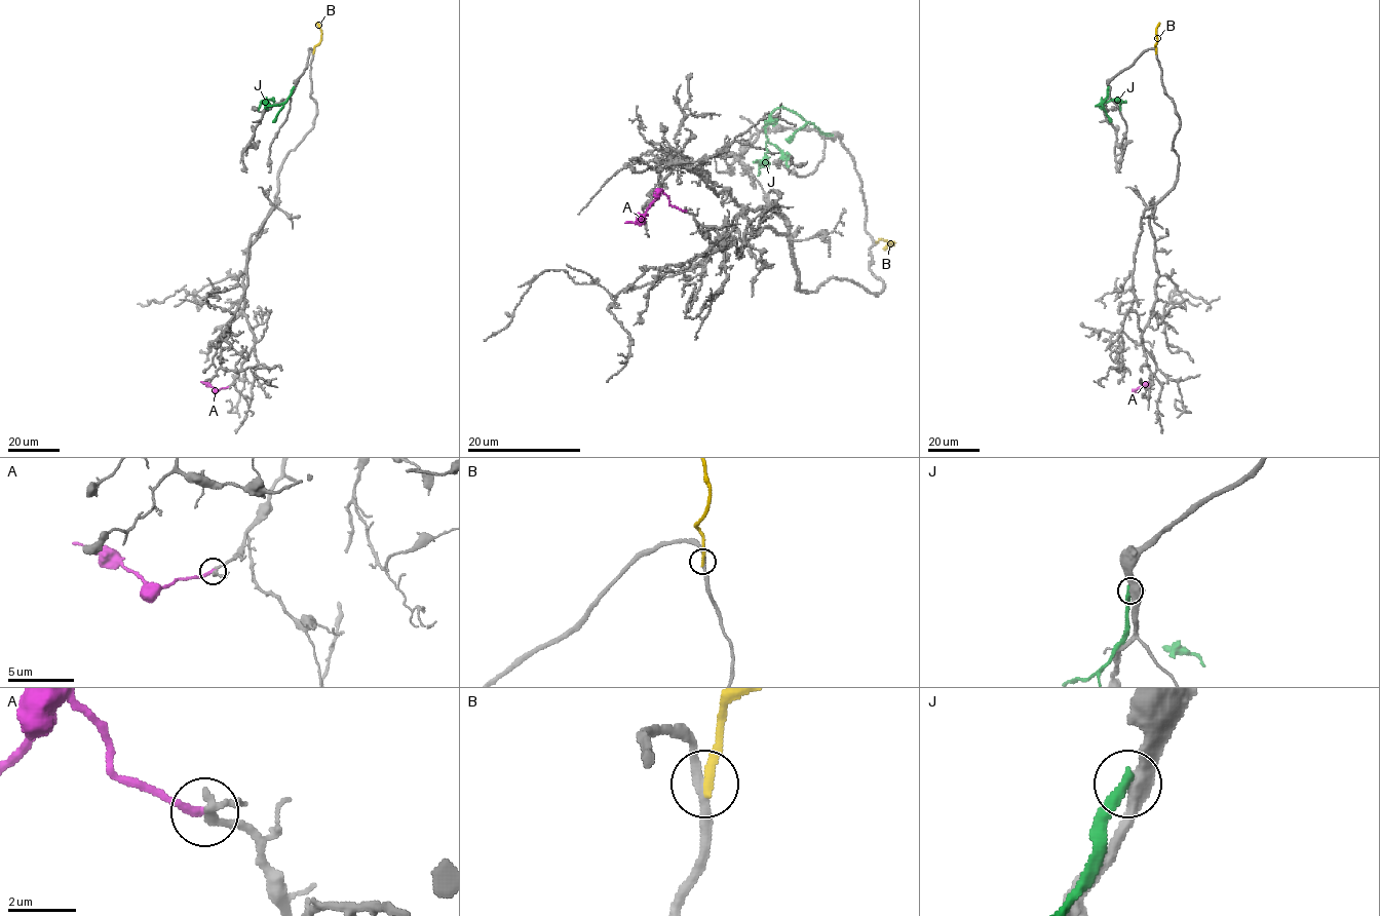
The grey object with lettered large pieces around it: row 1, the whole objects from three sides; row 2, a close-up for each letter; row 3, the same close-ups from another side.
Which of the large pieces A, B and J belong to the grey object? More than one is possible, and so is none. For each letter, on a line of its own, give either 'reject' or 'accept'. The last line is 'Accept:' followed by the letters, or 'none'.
A: reject
B: reject
J: reject
Accept: none

